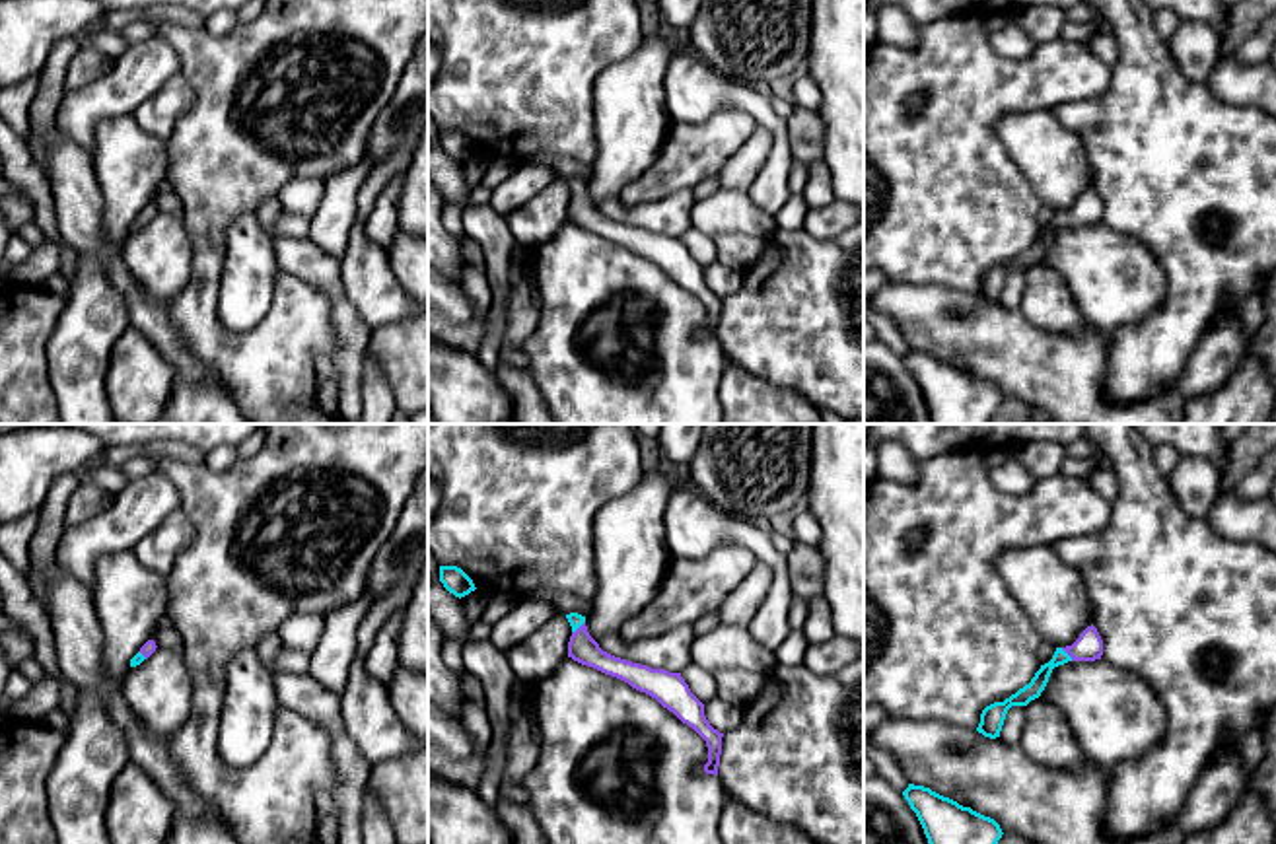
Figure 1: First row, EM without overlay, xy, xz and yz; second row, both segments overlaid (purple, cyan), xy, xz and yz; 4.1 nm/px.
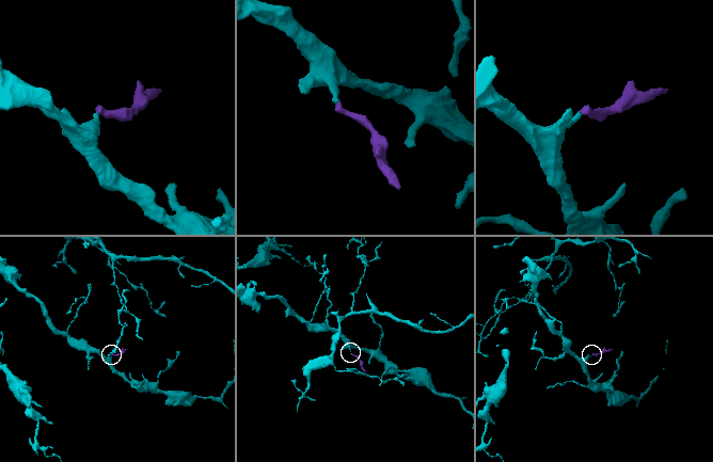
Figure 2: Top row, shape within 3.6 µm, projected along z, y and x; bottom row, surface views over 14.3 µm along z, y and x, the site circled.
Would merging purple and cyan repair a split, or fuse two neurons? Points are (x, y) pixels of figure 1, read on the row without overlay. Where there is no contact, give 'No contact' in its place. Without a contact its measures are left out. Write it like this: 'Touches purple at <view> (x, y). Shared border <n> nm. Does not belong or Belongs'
Touches purple at xz (580, 191). Shared border 80 nm. Belongs

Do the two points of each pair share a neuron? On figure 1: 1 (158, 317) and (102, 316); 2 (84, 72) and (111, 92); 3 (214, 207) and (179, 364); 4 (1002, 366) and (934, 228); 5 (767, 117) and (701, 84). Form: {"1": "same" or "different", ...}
{"1": "different", "2": "different", "3": "different", "4": "different", "5": "same"}

